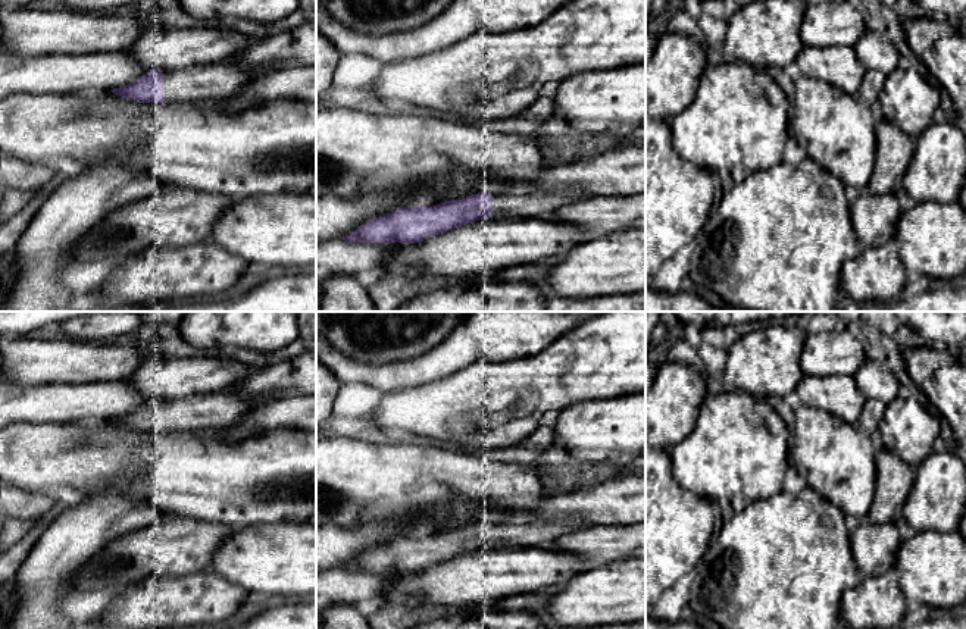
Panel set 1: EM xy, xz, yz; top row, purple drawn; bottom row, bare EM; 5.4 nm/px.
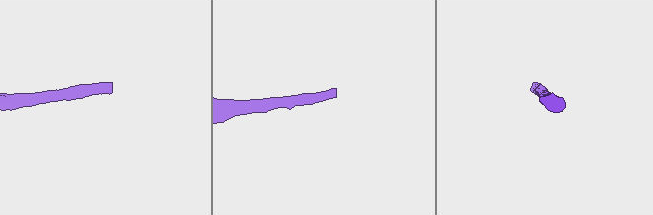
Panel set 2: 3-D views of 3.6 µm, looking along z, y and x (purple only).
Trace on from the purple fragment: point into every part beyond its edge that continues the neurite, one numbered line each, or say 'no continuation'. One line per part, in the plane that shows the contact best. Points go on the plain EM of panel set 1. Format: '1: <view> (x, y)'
1: xy (216, 409)

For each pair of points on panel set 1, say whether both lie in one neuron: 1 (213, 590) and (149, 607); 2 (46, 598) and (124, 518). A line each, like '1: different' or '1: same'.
1: same
2: same

